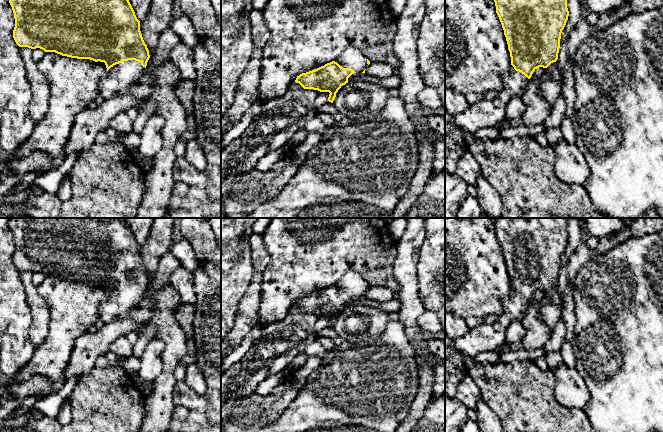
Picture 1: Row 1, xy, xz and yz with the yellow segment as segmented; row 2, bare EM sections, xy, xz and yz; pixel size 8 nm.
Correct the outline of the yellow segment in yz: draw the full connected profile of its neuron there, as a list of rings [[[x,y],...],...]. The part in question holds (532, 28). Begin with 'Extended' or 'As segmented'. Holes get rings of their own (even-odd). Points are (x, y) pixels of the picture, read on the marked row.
Extended. [[[494,0],[496,13],[502,24],[504,35],[508,44],[511,57],[510,74],[503,79],[504,88],[498,92],[498,96],[492,101],[479,100],[462,113],[452,116],[452,123],[461,129],[474,134],[478,129],[492,127],[505,119],[506,105],[512,96],[522,96],[529,84],[533,72],[539,68],[547,68],[556,62],[560,48],[561,33],[568,20],[569,11],[567,0]]]

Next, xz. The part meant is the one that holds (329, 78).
Extended. [[[348,47],[335,61],[327,63],[315,70],[300,74],[297,76],[295,82],[299,83],[304,89],[329,92],[328,101],[333,103],[336,93],[343,85],[348,83],[348,78],[354,73],[365,73],[369,64],[370,61],[362,52],[354,47]]]

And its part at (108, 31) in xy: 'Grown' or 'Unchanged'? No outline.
Grown

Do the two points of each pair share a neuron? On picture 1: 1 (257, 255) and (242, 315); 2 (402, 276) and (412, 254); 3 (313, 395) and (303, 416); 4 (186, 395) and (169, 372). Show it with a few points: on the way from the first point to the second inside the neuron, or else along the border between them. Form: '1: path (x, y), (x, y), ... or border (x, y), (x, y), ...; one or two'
1: path (258, 270), (251, 300); one
2: path (405, 271), (407, 259); one
3: path (313, 400), (313, 406), (308, 411); one
4: border (178, 382), (173, 390), (173, 406); two

